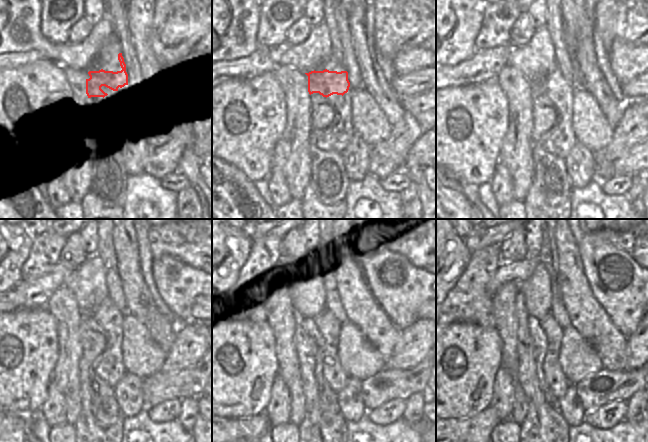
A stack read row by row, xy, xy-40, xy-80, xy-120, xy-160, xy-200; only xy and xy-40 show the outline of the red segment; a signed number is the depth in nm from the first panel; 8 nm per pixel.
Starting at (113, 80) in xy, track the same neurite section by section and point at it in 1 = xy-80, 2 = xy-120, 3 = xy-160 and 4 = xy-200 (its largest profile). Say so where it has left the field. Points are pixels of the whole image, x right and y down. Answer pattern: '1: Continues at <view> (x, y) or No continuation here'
1: Continues at xy-80 (555, 83)
2: Continues at xy-120 (106, 309)
3: Continues at xy-160 (326, 315)
4: Continues at xy-200 (544, 322)

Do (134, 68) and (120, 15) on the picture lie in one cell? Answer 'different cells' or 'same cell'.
same cell

